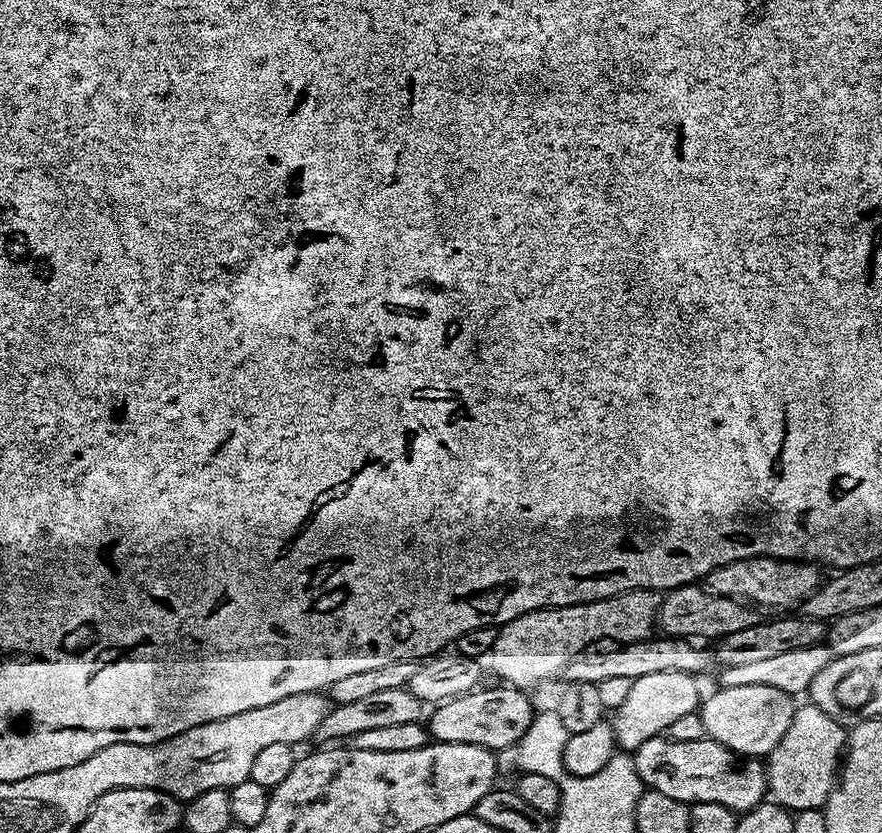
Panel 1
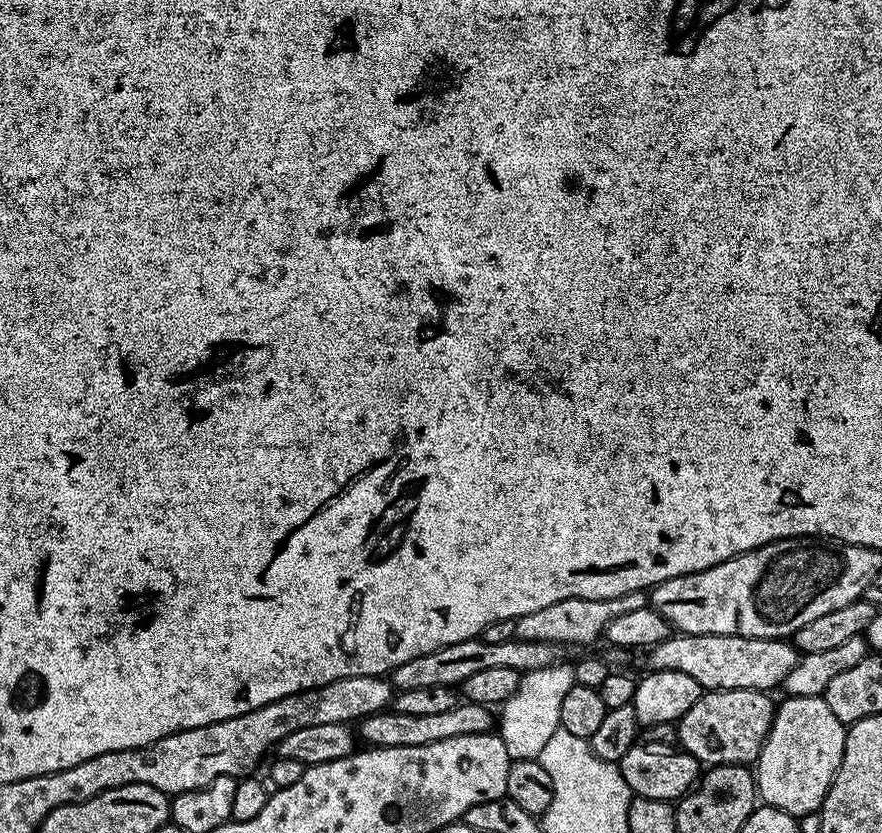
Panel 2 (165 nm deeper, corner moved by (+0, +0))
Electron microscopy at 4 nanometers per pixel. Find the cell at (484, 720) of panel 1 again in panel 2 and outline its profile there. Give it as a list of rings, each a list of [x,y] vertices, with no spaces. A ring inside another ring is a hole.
[[[458,702],[450,710],[438,714],[402,714],[385,710],[370,714],[358,721],[358,736],[368,748],[401,748],[402,746],[426,746],[430,742],[443,742],[445,738],[462,738],[462,734],[486,734],[494,728],[493,709],[467,702]]]

